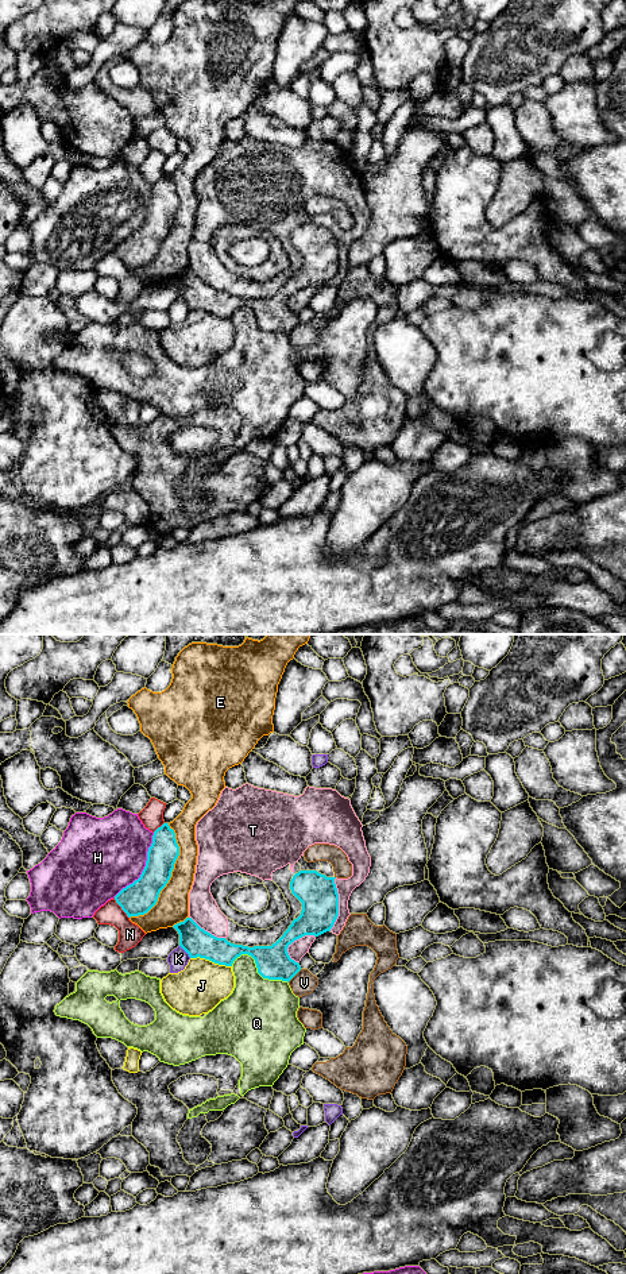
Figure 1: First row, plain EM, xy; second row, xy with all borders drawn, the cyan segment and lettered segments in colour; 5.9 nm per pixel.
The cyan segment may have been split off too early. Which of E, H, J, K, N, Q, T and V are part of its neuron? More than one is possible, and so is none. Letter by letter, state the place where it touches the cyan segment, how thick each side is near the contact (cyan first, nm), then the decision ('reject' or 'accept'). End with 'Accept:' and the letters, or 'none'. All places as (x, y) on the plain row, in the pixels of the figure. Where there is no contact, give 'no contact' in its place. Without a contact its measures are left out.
E: meets cyan in xy at (170, 228); 190 nm thick on the cyan side, 190 nm on the other; reject
H: meets cyan in xy at (145, 220); 190 nm thick on the cyan side, 440 nm on the other; reject
J: meets cyan in xy at (211, 312); 170 nm thick on the cyan side, 300 nm on the other; reject
K: meets cyan in xy at (185, 302); 170 nm thick on the cyan side, 120 nm on the other; reject
N: meets cyan in xy at (122, 261); 190 nm thick on the cyan side, 140 nm on the other; reject
Q: meets cyan in xy at (258, 321); 200 nm thick on the cyan side, 400 nm on the other; reject
T: meets cyan in xy at (337, 257); 220 nm thick on the cyan side, 110 nm on the other; reject
V: meets cyan in xy at (294, 327); 200 nm thick on the cyan side, 140 nm on the other; reject
Accept: none

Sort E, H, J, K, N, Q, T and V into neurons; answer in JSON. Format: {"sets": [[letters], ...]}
{"sets": [["E"], ["H"], ["J"], ["K"], ["N"], ["Q"], ["T"], ["V"]]}

